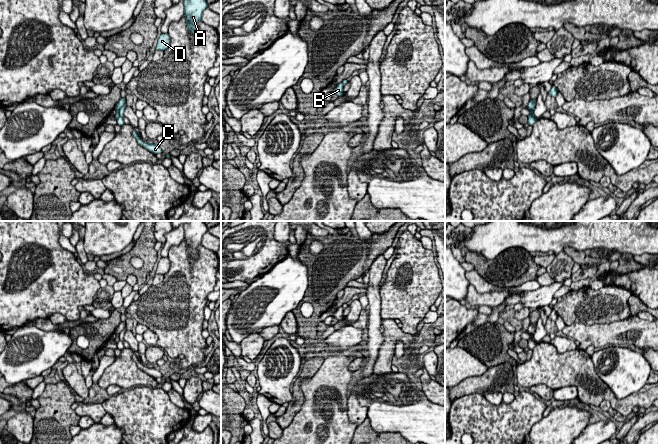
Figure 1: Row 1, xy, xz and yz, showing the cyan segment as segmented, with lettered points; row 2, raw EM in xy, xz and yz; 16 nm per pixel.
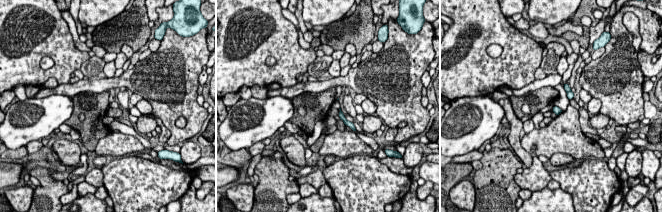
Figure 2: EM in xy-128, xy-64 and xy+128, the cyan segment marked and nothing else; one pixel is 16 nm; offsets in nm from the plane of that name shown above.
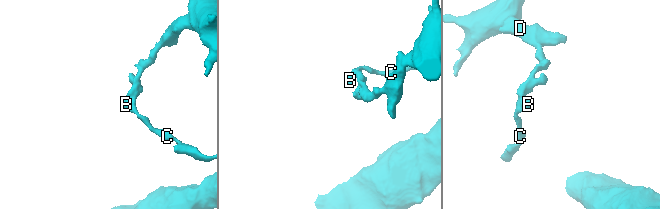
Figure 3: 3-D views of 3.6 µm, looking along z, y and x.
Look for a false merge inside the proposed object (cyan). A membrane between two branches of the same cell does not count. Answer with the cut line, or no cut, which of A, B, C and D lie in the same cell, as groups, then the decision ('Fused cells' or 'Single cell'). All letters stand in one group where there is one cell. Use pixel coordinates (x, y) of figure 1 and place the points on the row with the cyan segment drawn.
Split along xy (125, 103), (120, 108), (117, 119). Groups: A B D / C. Fused cells

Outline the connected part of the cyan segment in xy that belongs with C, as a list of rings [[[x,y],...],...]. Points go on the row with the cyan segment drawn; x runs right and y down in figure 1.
[[[134,130],[132,132],[132,135],[136,138],[137,142],[143,146],[144,148],[146,148],[147,150],[149,150],[150,152],[157,154],[157,153],[162,153],[161,148],[159,147],[159,145],[157,143],[146,143],[143,142],[139,137],[137,132]]]

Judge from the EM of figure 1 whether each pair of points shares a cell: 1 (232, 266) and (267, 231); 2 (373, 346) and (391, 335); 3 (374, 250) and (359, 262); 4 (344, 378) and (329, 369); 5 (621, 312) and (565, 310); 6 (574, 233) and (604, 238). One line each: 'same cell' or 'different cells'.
1: same cell
2: different cells
3: same cell
4: same cell
5: same cell
6: same cell

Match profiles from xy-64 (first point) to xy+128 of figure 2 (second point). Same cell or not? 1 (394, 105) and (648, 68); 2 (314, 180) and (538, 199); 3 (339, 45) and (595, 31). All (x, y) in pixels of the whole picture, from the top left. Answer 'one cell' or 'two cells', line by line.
1: two cells
2: two cells
3: two cells

